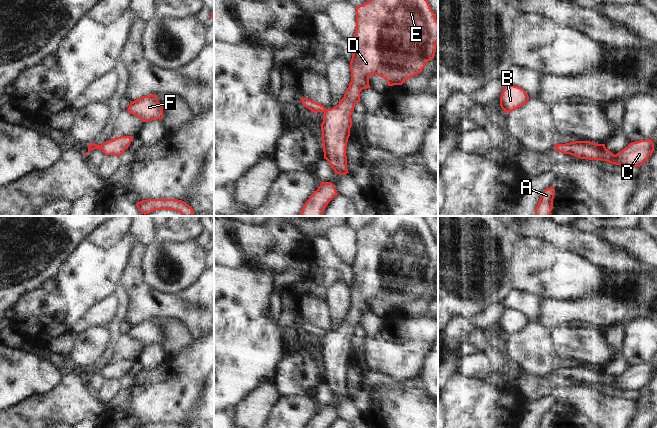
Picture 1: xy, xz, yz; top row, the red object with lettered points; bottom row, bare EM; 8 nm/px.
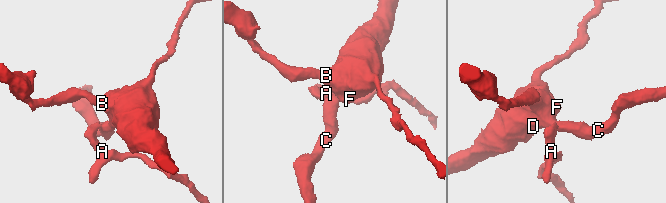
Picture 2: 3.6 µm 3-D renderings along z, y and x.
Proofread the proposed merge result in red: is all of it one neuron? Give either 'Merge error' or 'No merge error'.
Merge error.

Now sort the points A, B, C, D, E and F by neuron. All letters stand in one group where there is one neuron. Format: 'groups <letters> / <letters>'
groups A / B C D E F

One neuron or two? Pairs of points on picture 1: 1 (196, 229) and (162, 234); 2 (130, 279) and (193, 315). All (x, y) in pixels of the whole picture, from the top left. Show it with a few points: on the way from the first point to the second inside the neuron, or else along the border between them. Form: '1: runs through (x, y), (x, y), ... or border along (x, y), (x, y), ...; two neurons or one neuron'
1: runs through (188, 229), (174, 229), (170, 231); one neuron
2: runs through (143, 293), (159, 308), (176, 309); one neuron

